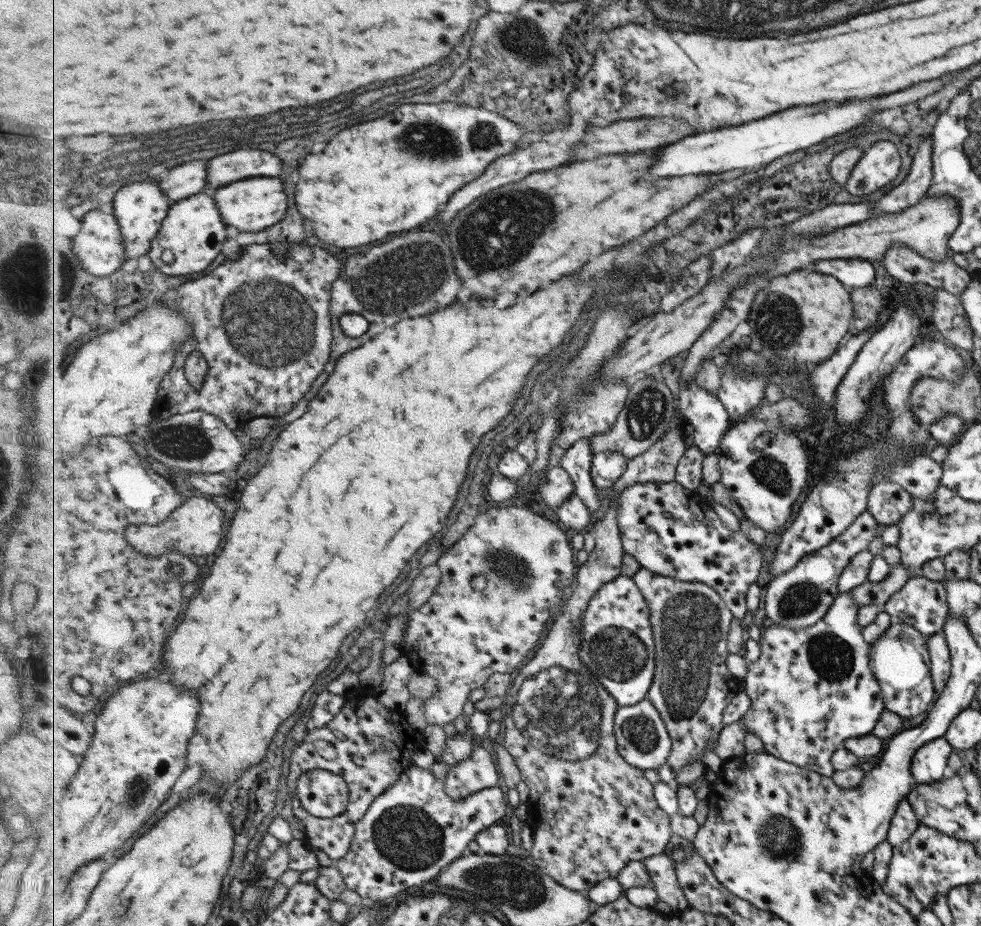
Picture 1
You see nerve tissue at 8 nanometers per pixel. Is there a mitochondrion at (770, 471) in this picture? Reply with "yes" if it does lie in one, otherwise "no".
yes

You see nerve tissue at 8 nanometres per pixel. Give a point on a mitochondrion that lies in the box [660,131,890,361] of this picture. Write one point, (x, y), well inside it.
(777, 318)

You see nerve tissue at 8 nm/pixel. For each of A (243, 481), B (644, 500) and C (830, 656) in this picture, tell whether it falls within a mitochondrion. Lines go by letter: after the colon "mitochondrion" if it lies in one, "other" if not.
A: other
B: other
C: mitochondrion

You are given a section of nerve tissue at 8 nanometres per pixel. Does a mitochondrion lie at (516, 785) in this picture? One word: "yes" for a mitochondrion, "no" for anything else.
no

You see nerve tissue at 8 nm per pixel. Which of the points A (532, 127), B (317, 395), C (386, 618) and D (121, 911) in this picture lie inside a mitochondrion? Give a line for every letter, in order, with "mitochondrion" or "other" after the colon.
A: other
B: other
C: other
D: mitochondrion

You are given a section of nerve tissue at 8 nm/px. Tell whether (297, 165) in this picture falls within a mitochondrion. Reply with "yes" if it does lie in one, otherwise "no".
no

